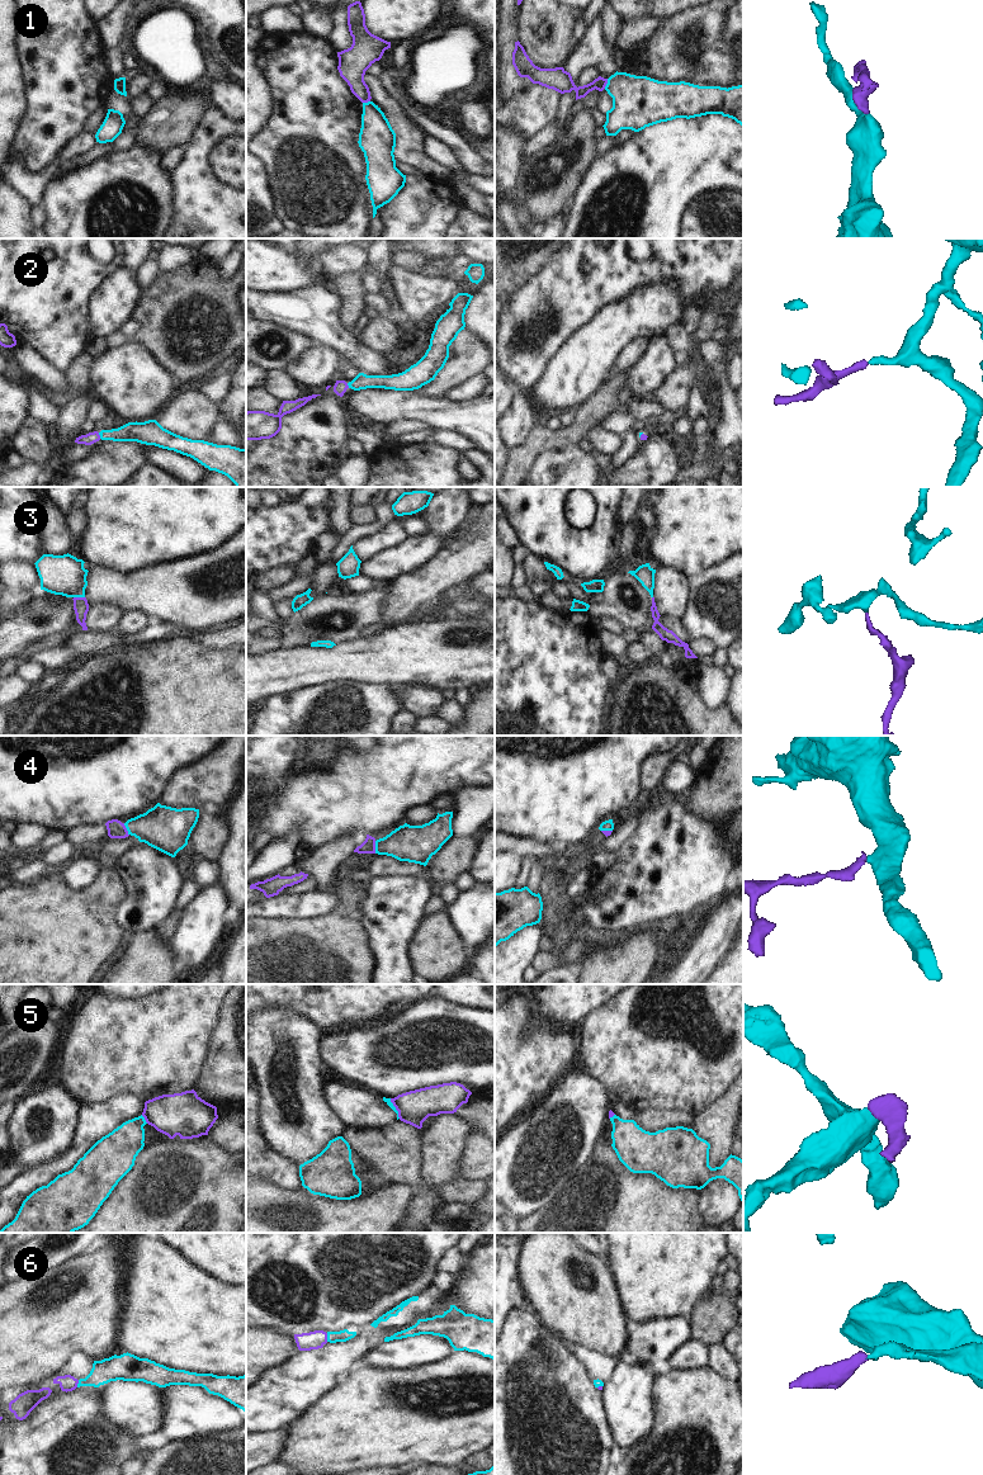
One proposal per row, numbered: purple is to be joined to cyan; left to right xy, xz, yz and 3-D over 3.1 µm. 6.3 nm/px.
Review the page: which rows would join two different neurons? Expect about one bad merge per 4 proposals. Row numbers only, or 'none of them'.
1, 5

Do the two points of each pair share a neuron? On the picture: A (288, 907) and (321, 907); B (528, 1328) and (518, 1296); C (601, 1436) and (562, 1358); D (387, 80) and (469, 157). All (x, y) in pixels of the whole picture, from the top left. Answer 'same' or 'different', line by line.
A: same
B: different
C: same
D: same

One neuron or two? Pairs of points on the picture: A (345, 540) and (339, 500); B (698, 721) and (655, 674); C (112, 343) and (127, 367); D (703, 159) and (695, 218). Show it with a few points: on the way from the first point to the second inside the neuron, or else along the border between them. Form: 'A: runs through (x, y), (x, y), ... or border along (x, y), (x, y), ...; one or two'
A: border along (353, 525), (338, 537); two
B: runs through (686, 709), (666, 685); one
C: border along (131, 340), (117, 348), (108, 349); two
D: border along (727, 190), (700, 194), (681, 223); two

